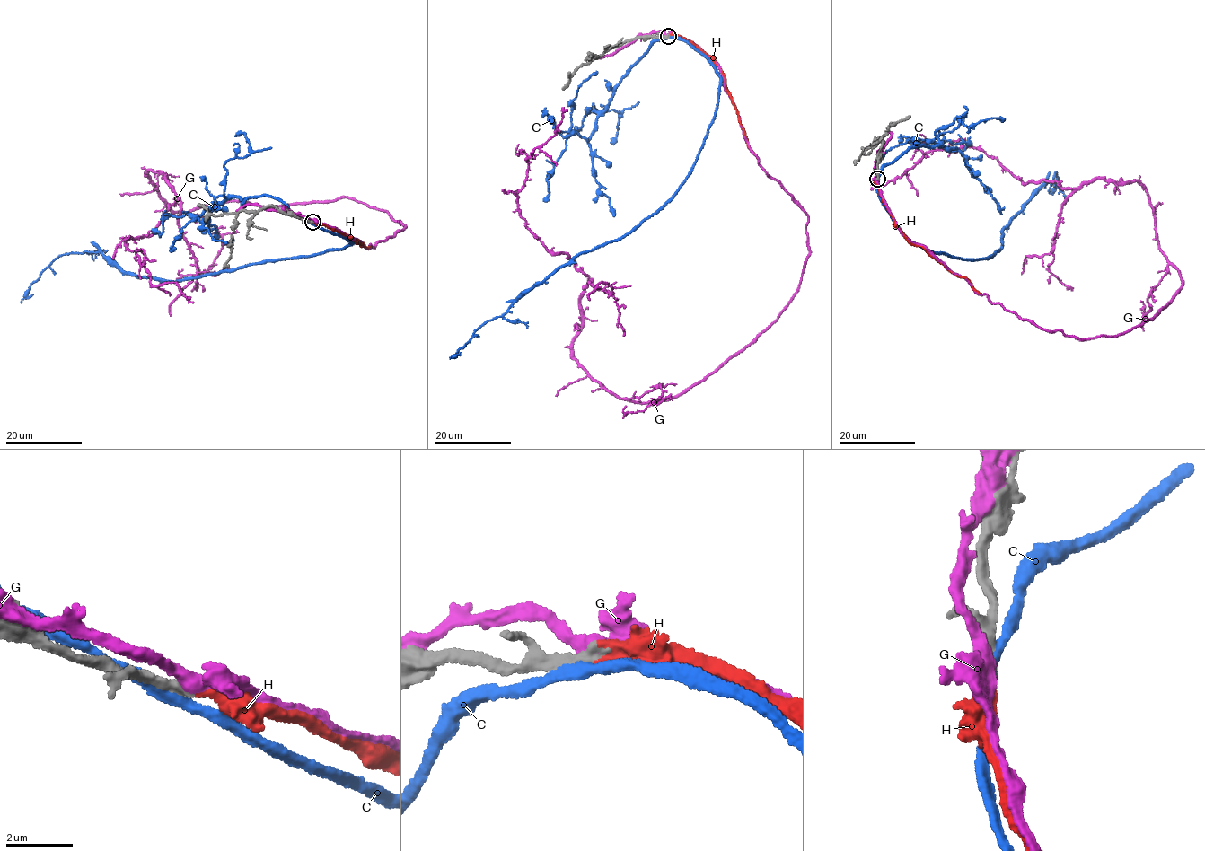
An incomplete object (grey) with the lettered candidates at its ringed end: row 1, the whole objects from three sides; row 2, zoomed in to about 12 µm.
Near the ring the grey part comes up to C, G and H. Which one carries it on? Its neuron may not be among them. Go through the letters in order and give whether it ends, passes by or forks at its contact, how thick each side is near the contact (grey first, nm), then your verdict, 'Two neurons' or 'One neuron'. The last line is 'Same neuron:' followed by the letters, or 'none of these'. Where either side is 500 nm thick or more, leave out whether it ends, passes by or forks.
C: It passes by. Thickness 440 nm (grey) against 320 nm. Two neurons
G: It passes by. Thickness 360 nm (grey) against 420 nm. Two neurons
H: It ends there. Thickness 360 nm (grey) against 340 nm. One neuron
Same neuron: H

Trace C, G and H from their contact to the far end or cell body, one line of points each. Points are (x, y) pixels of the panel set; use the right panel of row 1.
C: (878, 177), (879, 199), (909, 239), (972, 259), (1001, 249), (1001, 228), (1056, 172), (1050, 193)
G: (877, 179), (901, 232), (1047, 331), (1117, 336), (1182, 285), (1138, 181), (1024, 183), (971, 146), (870, 184)
H: (877, 179), (882, 202), (905, 238), (912, 243), (922, 246), (954, 274), (965, 277), (981, 294)

